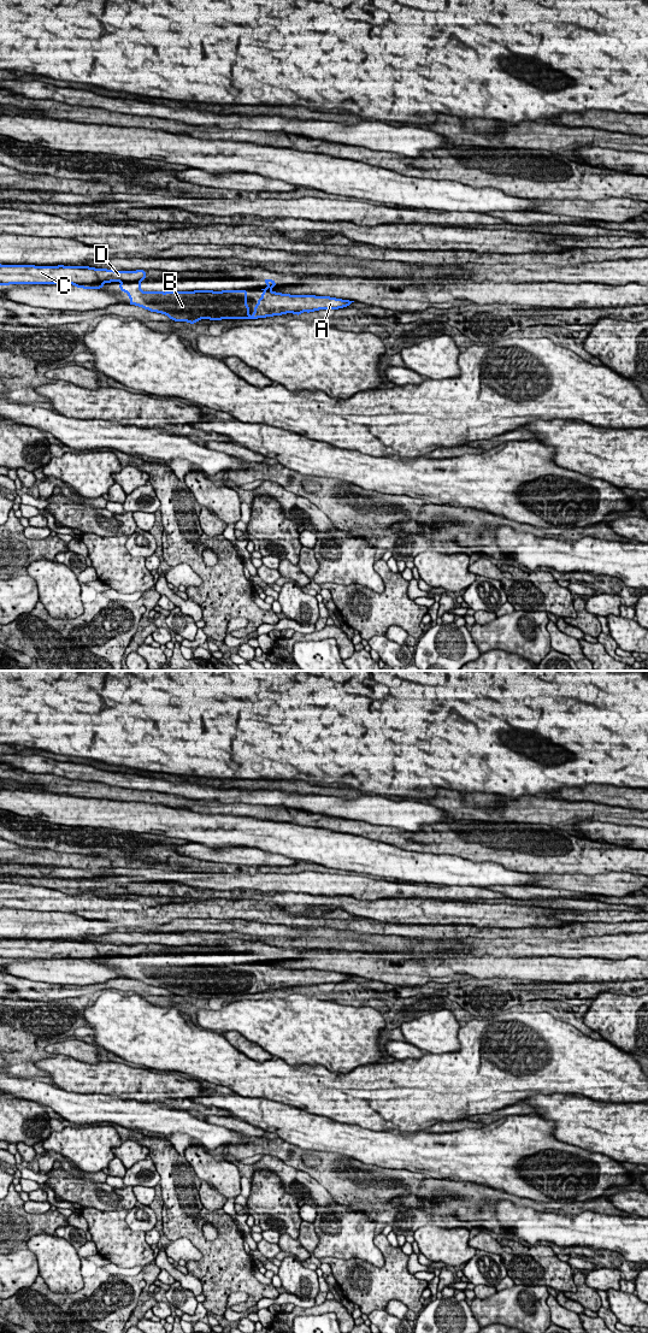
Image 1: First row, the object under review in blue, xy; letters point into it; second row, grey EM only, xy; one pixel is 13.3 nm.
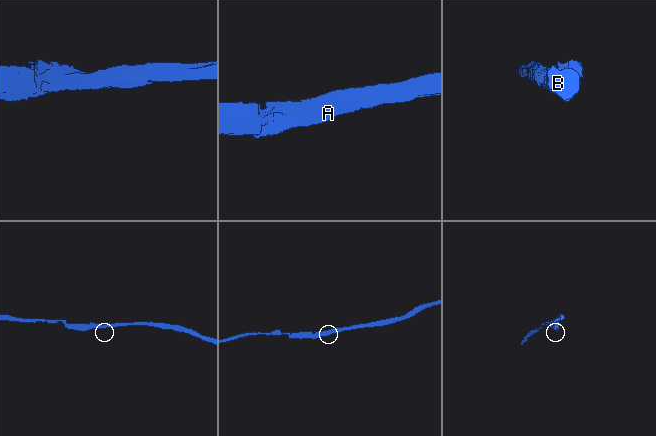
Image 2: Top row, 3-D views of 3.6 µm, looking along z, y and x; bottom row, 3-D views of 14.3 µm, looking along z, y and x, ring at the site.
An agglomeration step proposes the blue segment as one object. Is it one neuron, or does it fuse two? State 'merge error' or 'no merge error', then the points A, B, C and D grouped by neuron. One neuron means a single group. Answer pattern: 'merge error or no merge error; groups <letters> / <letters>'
merge error; groups A B / C D

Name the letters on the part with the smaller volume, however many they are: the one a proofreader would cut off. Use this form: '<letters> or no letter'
C, D

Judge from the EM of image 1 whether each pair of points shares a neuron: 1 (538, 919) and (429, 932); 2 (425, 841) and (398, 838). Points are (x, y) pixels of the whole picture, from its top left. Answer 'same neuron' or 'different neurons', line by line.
1: different neurons
2: same neuron

